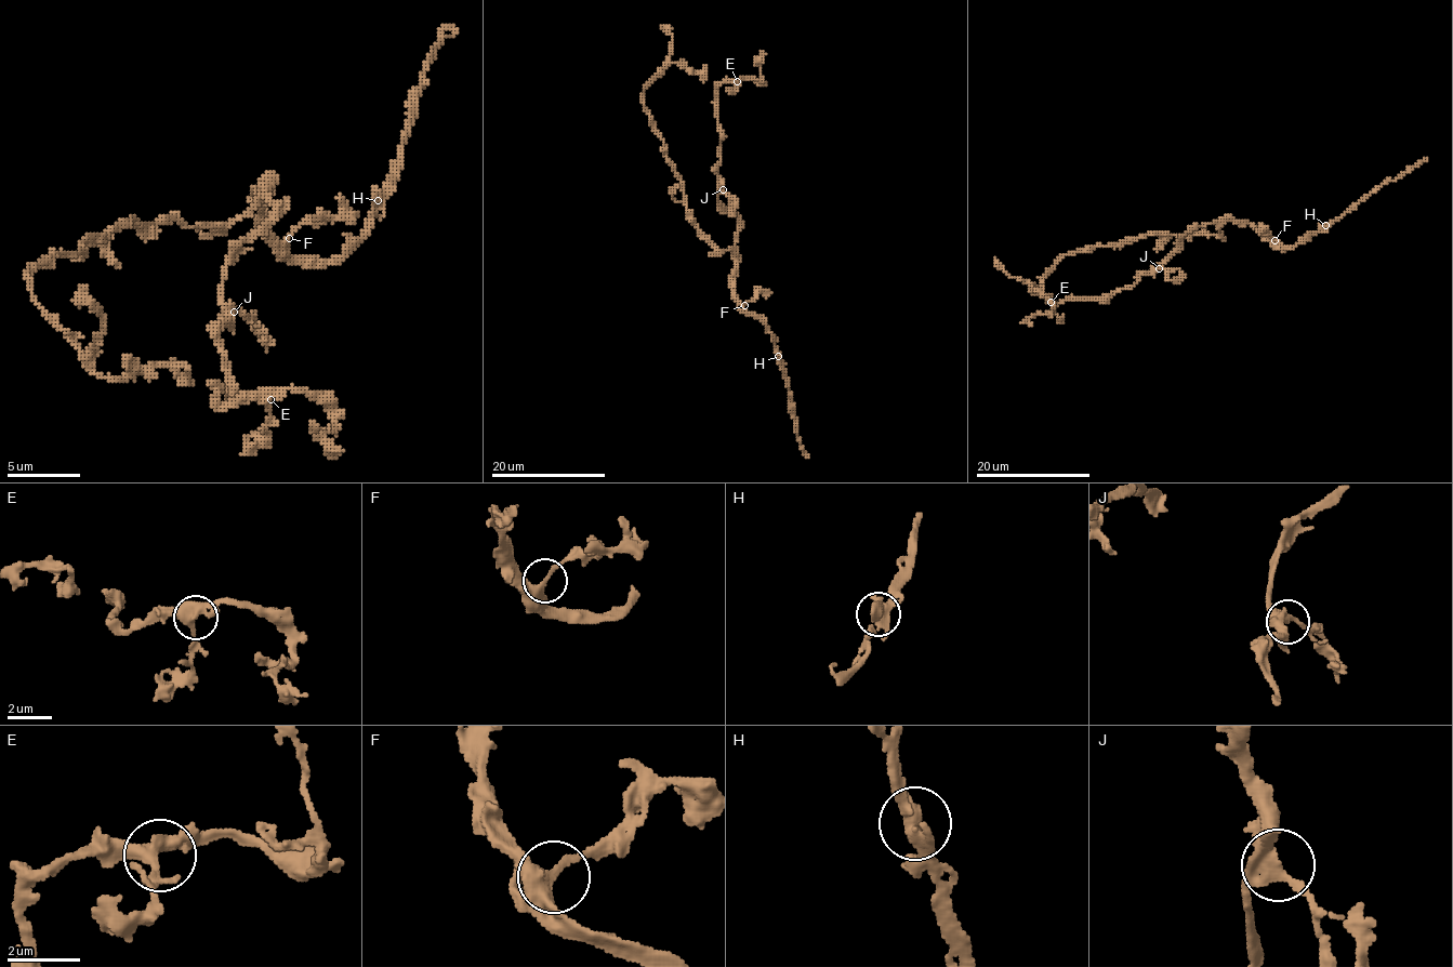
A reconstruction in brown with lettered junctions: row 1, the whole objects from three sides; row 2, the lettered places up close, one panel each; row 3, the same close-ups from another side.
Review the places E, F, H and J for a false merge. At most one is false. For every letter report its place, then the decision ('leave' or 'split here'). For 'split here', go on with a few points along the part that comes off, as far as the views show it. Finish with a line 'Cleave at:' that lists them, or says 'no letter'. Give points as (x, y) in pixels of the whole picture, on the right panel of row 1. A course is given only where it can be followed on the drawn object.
E: (1051, 302) | leave
F: (1275, 240) | leave
H: (1325, 225) | leave
J: (1159, 268) | leave
Cleave at: no letter

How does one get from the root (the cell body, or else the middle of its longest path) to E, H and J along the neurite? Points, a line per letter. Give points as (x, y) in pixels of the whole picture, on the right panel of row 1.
E: (1218, 228), (1214, 223), (1190, 227), (1157, 268), (1126, 288), (1094, 300), (1051, 302)
H: (1218, 228), (1225, 221), (1245, 221), (1263, 232), (1280, 248), (1290, 248), (1325, 225)
J: (1218, 228), (1214, 223), (1190, 227), (1180, 237), (1175, 252), (1159, 268)

